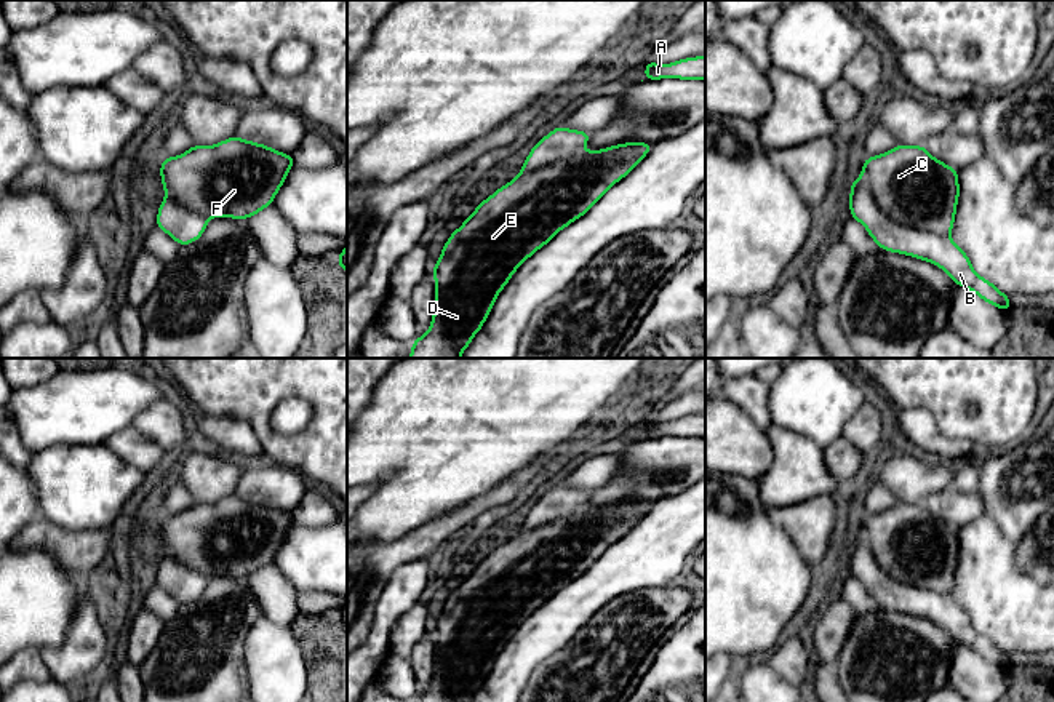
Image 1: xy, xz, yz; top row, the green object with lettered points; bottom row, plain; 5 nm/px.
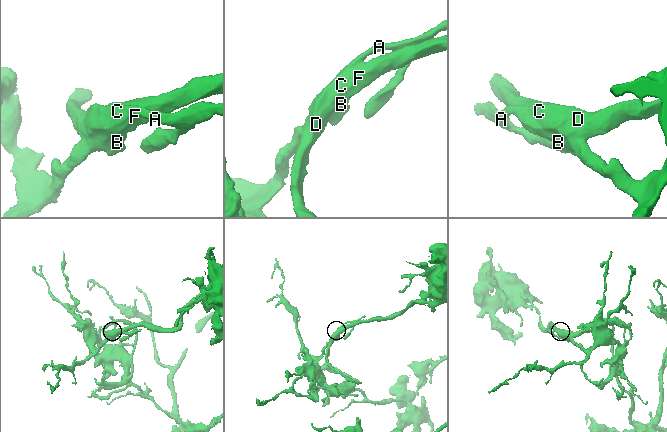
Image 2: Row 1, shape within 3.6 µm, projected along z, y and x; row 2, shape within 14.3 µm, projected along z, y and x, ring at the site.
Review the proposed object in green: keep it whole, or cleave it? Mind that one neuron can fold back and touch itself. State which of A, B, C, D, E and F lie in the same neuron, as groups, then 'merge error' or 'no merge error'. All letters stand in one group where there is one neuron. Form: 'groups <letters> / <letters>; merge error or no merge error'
groups A B / C D E F; merge error

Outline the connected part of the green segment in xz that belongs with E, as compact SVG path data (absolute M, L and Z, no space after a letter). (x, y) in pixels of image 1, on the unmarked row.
M622 501L600 509L577 509L573 515L550 521L526 532L518 532L499 545L449 592L441 604L440 617L432 624L435 662L430 686L413 702L470 702L483 686L499 651L518 625L537 608L545 604L558 590L582 576L616 540L622 539L653 507L649 501Z

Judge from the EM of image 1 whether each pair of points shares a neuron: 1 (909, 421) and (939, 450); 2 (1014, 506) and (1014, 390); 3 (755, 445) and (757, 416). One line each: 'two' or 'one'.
1: one
2: two
3: two

